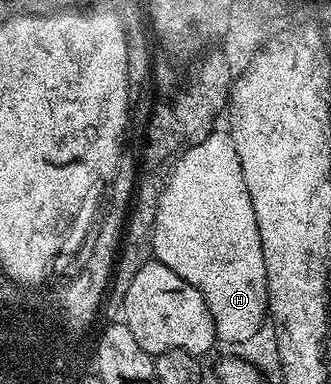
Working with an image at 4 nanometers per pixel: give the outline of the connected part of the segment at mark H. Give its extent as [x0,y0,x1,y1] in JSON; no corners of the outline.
[153,132,269,345]

